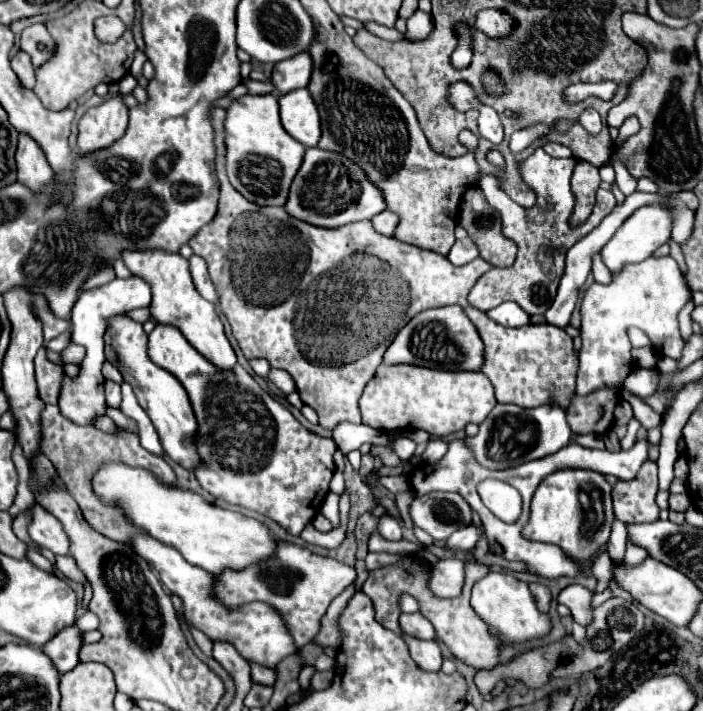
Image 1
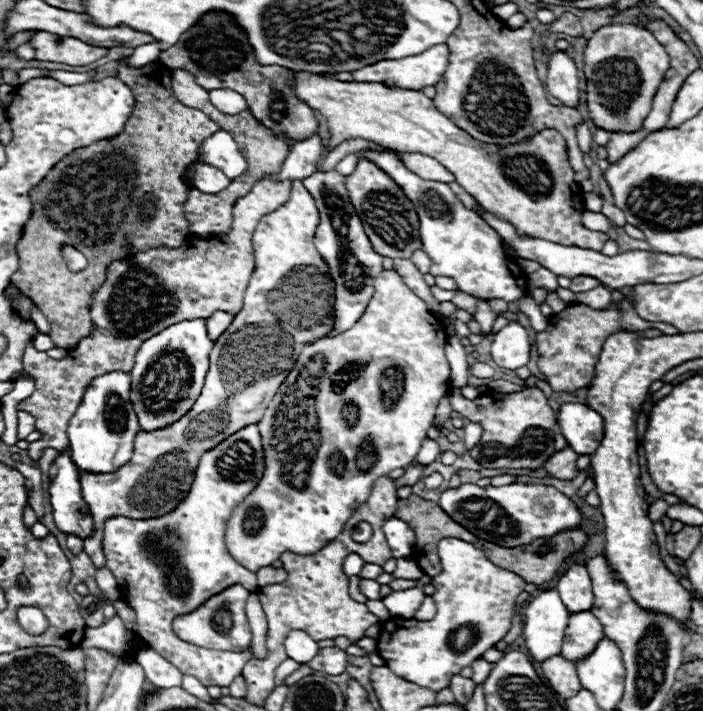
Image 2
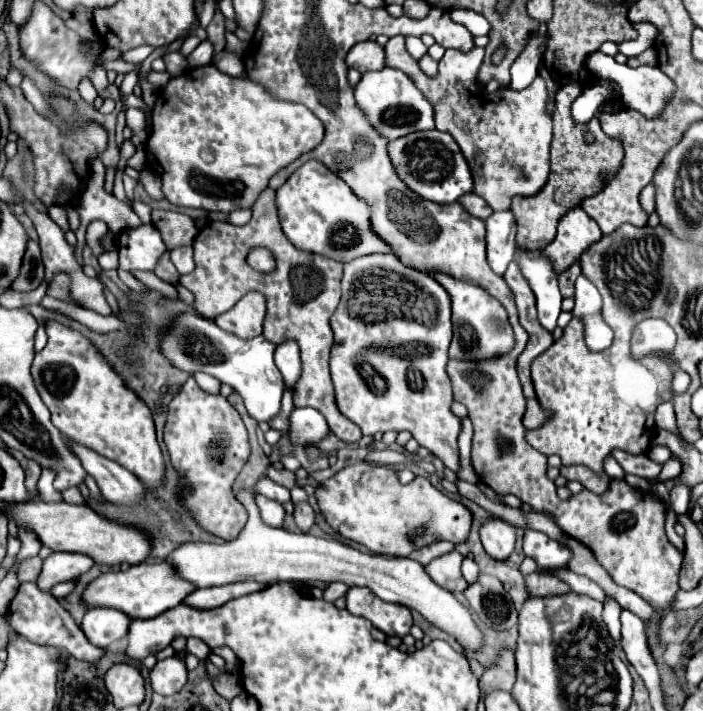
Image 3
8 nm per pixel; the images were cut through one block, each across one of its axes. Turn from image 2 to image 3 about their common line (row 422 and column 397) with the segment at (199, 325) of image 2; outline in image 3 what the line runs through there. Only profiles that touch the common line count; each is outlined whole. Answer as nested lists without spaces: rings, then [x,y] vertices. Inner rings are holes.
[[[440,130],[412,132],[410,136],[402,136],[390,142],[388,152],[390,152],[390,158],[394,160],[398,176],[402,176],[406,186],[418,192],[426,200],[432,200],[438,204],[450,204],[450,202],[456,202],[460,196],[472,192],[474,188],[470,166],[462,150],[458,148],[458,144],[446,132],[440,132]]]

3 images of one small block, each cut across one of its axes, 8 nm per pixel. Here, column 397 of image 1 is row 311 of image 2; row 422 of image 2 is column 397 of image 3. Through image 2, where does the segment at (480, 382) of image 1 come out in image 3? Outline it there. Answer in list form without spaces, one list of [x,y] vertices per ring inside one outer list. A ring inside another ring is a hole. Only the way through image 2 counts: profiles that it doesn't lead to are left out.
[[[392,254],[360,256],[344,266],[342,300],[330,318],[330,326],[334,332],[334,346],[330,350],[330,374],[336,390],[338,410],[348,420],[352,420],[364,436],[374,436],[376,432],[388,430],[412,432],[420,446],[428,448],[436,458],[440,458],[446,468],[458,472],[460,454],[456,438],[460,432],[460,418],[456,418],[450,412],[452,386],[446,374],[448,346],[452,340],[448,292],[432,276],[404,266]],[[412,308],[414,312],[420,312],[418,308],[422,308],[420,322],[416,322],[416,316],[412,316]],[[354,312],[400,312],[400,318],[388,318],[382,322],[366,324],[360,318],[354,318]]]

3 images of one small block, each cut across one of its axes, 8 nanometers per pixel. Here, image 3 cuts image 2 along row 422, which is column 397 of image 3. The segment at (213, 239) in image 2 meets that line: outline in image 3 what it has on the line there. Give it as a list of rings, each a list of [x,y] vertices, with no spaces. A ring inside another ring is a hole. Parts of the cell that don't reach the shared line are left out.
[[[404,36],[390,38],[384,50],[386,66],[406,72],[434,104],[436,128],[452,134],[462,148],[478,196],[482,196],[494,210],[510,210],[514,196],[534,196],[542,190],[550,174],[552,140],[552,120],[544,112],[546,84],[542,76],[538,76],[526,90],[502,88],[498,92],[488,92],[478,80],[484,48],[474,47],[467,53],[446,50],[436,76],[426,76],[420,70],[418,62],[404,48]]]

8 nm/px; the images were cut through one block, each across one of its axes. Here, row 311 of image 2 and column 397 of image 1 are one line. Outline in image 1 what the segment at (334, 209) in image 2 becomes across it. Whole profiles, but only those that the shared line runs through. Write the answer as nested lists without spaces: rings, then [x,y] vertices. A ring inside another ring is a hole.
[[[442,306],[420,312],[402,328],[388,346],[384,364],[414,364],[436,370],[480,370],[482,352],[482,340],[464,310],[460,306]]]

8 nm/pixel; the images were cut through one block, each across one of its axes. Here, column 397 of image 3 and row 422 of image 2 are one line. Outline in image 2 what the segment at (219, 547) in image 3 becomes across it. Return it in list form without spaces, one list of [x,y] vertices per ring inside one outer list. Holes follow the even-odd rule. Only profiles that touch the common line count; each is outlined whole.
[[[566,402],[556,414],[562,436],[576,454],[592,454],[604,436],[604,422],[598,412],[586,404]]]

